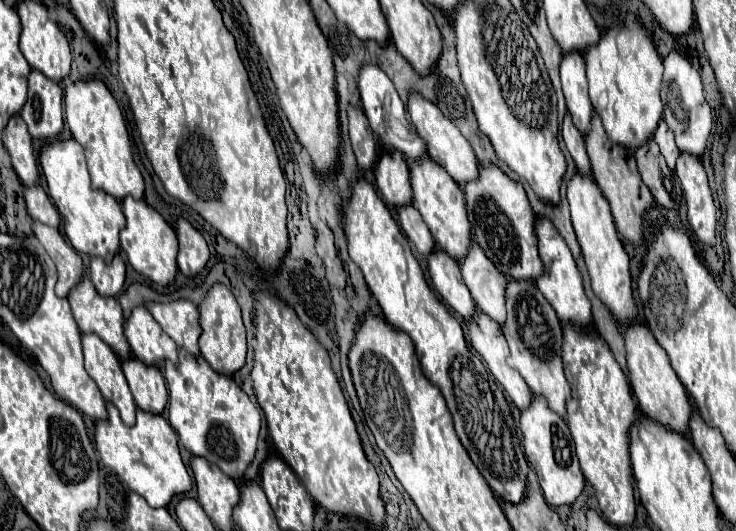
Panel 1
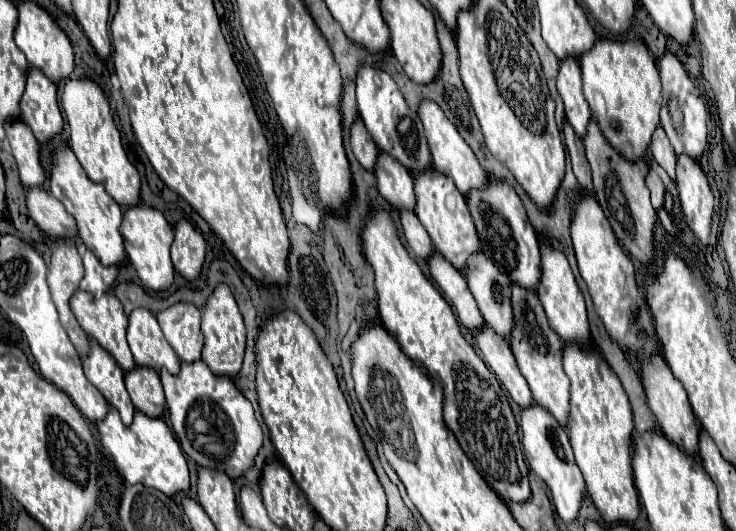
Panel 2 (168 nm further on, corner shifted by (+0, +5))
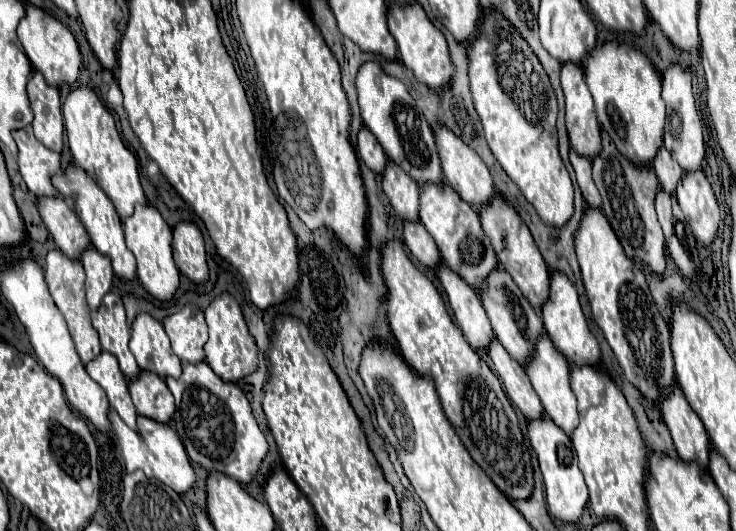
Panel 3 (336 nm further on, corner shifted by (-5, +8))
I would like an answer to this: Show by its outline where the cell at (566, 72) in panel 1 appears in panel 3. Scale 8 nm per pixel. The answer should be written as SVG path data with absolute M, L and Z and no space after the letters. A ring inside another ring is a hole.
M563 64L561 86L565 94L565 126L571 148L585 158L595 158L601 152L601 128L595 116L593 98L585 84L583 68L577 64Z

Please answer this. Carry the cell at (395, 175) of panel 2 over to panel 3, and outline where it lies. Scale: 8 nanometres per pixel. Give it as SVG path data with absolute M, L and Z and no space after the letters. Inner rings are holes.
M389 162L383 172L383 192L399 218L409 222L417 220L419 184L413 182L413 178L409 178L395 162Z

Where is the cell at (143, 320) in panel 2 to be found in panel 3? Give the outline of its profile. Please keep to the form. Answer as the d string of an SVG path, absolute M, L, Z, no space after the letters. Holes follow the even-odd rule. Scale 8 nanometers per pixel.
M139 314L131 326L129 348L141 370L155 372L161 378L181 374L181 360L173 354L163 324L149 314Z

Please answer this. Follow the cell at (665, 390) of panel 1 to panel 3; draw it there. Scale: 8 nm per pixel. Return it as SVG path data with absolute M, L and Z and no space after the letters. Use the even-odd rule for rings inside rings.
M673 386L671 394L659 404L663 420L673 436L677 454L683 462L697 462L701 468L709 464L709 436L705 434L701 418L689 408L685 394Z

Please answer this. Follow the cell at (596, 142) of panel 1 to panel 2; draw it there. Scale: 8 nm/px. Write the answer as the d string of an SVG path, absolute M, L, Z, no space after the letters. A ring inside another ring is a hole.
M594 119L588 125L588 133L584 137L584 147L588 153L590 167L592 167L596 199L602 205L618 241L632 257L636 257L642 263L648 263L652 259L652 249L654 249L652 239L654 239L656 211L650 203L650 193L648 193L648 187L644 183L646 173L648 173L646 161L644 159L628 161L622 153L618 153L612 145L608 145L608 141L602 137ZM610 177L612 177L614 185L608 185Z

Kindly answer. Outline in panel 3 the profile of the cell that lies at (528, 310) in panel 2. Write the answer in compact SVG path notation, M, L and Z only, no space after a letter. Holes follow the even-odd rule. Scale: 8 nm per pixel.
M543 334L535 346L535 354L531 358L533 362L529 362L529 366L525 366L527 370L527 376L537 392L537 396L541 398L541 404L543 404L543 410L545 414L557 422L557 426L561 430L565 430L565 434L571 434L579 422L579 416L577 416L577 402L575 402L575 394L569 386L569 362L555 350L555 346L551 344L549 336Z

